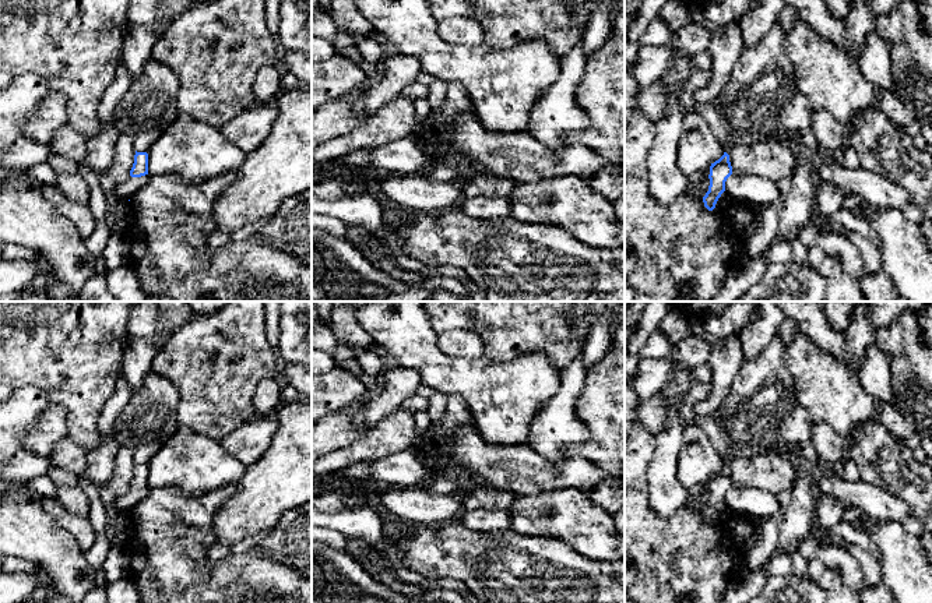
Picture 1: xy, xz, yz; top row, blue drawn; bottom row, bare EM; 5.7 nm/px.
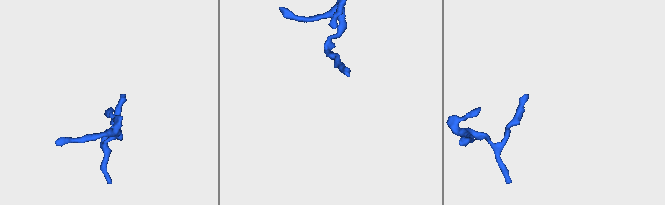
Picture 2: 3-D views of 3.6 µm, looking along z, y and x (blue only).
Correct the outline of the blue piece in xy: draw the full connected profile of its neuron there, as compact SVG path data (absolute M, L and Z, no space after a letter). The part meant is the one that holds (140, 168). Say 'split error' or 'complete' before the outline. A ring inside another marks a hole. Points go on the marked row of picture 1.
split error; M150 57L129 91L115 107L120 134L134 142L131 177L148 174L148 149L177 119L177 75L163 63Z

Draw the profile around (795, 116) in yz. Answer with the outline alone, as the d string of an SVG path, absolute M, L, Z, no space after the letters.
M795 94L780 114L781 131L795 137L810 127L810 113L812 107L809 100L803 95Z

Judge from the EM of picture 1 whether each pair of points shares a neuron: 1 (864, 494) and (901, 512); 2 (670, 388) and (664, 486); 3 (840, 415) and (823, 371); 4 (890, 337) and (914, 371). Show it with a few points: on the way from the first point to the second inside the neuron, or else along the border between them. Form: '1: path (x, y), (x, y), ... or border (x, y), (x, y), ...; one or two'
1: path (874, 501), (892, 508); one
2: path (674, 412), (674, 427), (664, 462); one
3: path (840, 404), (823, 383); one
4: path (899, 345), (913, 363); one

